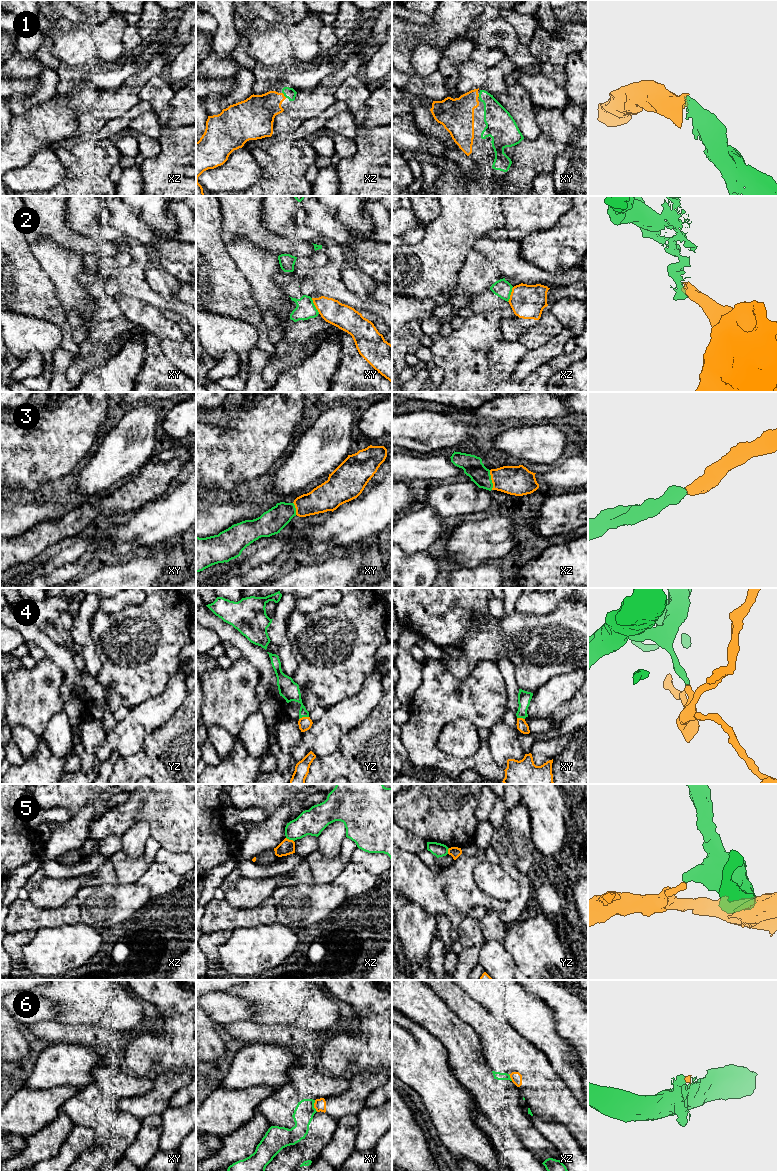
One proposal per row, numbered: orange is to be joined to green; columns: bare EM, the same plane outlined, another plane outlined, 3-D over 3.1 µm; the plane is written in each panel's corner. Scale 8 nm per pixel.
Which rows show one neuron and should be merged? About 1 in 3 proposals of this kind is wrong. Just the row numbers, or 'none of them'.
1, 3, 4

